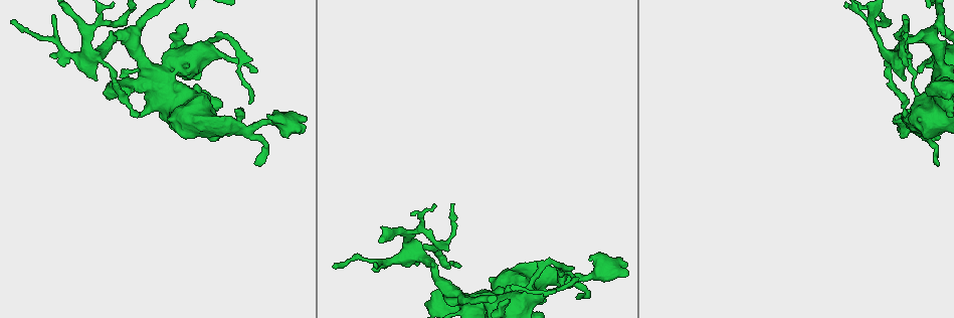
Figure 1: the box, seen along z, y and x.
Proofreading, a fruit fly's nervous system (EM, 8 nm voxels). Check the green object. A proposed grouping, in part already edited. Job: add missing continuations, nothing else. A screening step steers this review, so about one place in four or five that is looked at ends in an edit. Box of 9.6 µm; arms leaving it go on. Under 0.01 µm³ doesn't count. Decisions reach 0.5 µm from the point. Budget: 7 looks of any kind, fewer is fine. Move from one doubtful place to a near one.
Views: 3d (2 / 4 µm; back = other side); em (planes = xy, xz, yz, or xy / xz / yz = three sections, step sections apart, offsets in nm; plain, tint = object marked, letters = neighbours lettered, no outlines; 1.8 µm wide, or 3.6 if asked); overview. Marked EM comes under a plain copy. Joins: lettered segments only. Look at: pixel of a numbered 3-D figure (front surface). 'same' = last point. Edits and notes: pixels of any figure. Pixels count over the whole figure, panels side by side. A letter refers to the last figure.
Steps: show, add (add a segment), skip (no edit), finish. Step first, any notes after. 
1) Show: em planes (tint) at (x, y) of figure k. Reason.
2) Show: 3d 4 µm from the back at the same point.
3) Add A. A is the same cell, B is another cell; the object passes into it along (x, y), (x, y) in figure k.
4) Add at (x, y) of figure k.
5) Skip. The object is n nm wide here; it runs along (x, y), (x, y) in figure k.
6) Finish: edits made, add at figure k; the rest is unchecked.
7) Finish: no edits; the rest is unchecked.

Show: em yz step 4 (letters) at (508, 300) of figure 1. Free end.

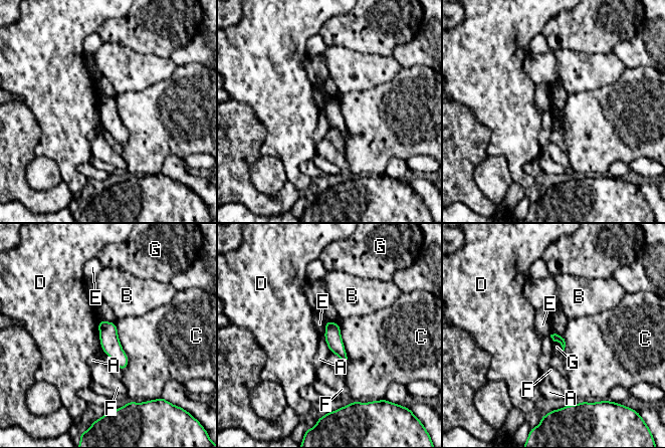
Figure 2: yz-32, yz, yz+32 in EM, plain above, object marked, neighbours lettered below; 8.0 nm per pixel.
Skip. A, B, C, D, E, F and G are other cells; a border runs along (553, 341), (560, 344), (563, 351) in figure 2; no lettered segment goes on from it.

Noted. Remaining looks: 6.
Show: 3d 2 µm at (893, 56) of figure 1. Four or more arms meet.

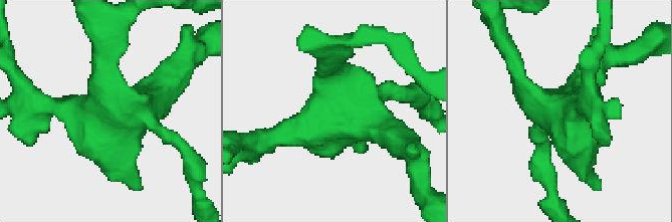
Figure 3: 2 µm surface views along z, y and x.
Show: em xz step 8 (tint) at (554, 109) of figure 3.

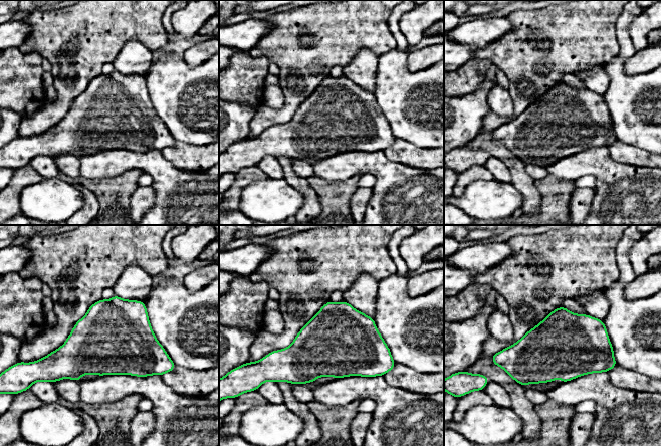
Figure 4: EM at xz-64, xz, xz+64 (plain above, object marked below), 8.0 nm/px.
Show: em planes (letters) at the same point.

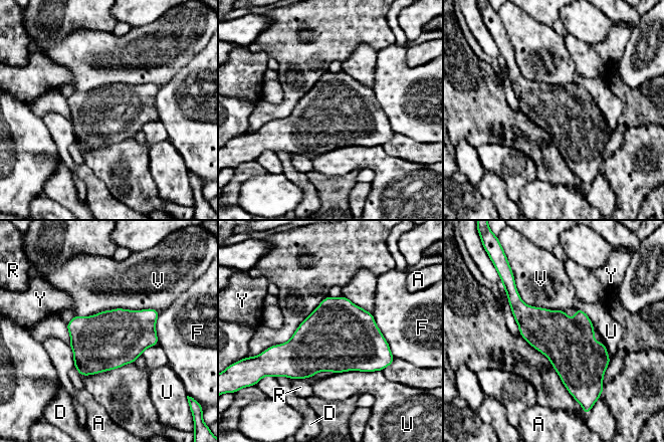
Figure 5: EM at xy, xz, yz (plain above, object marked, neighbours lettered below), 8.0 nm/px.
Skip. A, D, F, R, U, V and Y are other cells; a border runs along (160, 311), (113, 308), (74, 315) in figure 5; no lettered segment goes on from it.

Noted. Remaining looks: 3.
Show: 3d 4 µm from the back at (909, 22) of figure 1. Tapers out.

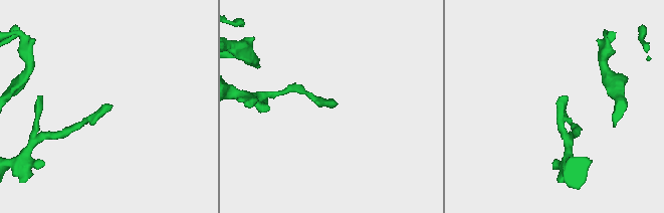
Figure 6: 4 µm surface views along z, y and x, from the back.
Show: em xz step 16 (tint) at (335, 105) of figure 6. Need the tissue.

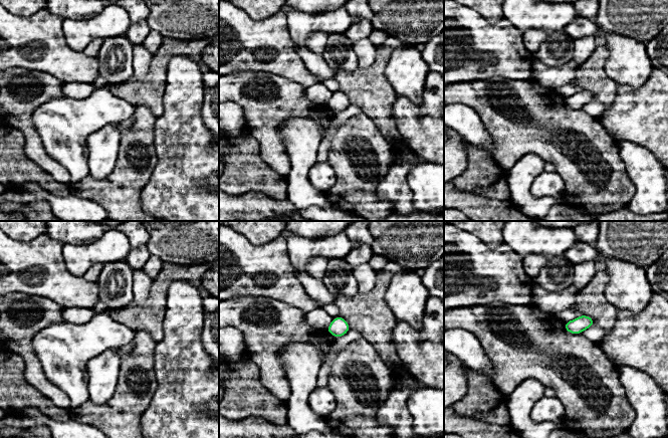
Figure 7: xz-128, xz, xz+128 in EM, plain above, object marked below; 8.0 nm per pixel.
Show: em planes (letters) at the same point. Another direction.

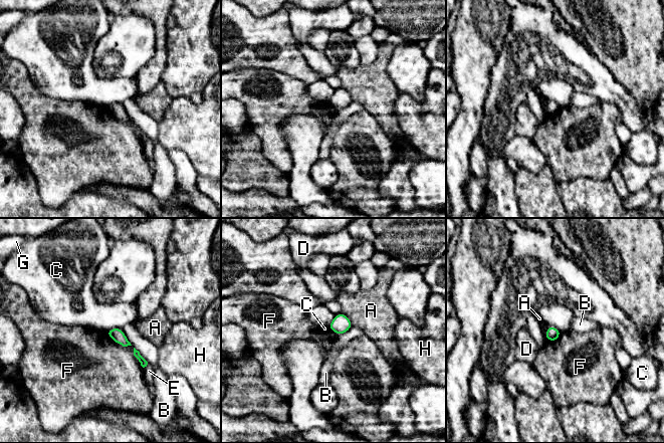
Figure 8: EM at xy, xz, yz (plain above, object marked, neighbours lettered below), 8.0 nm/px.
Skip. A, B, C, D, E, F, G and H are other cells; a border runs along (119, 326), (104, 331) in figure 8; none of them fits.

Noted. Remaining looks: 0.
Finish: no edits; the rest is unchecked.

